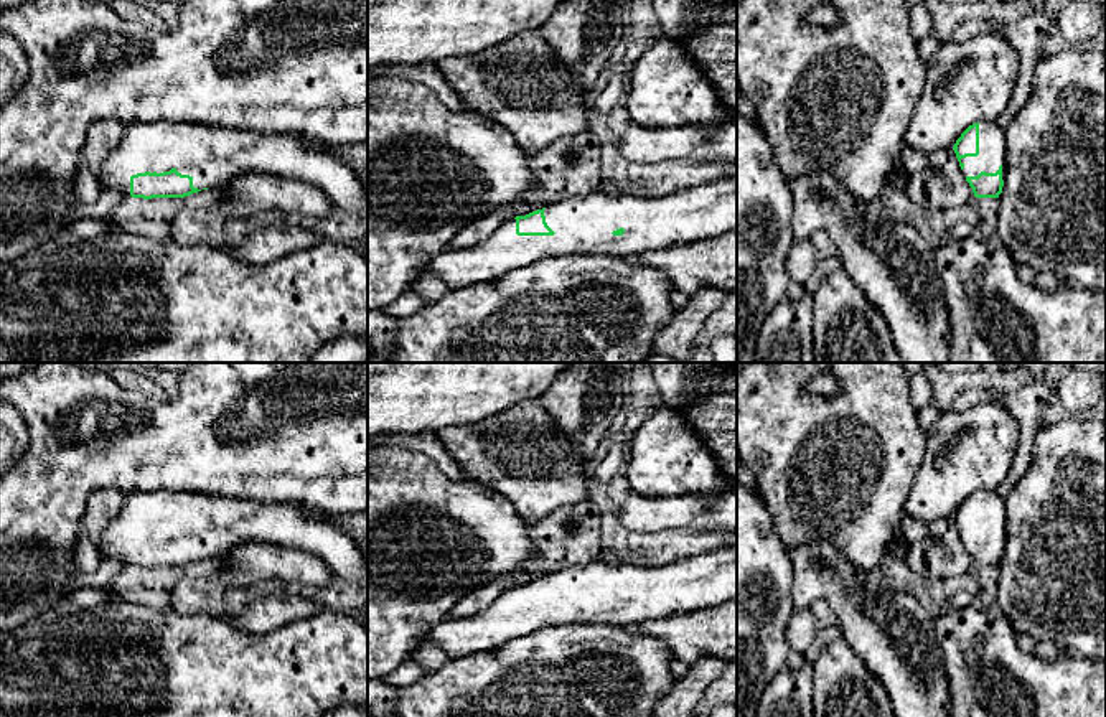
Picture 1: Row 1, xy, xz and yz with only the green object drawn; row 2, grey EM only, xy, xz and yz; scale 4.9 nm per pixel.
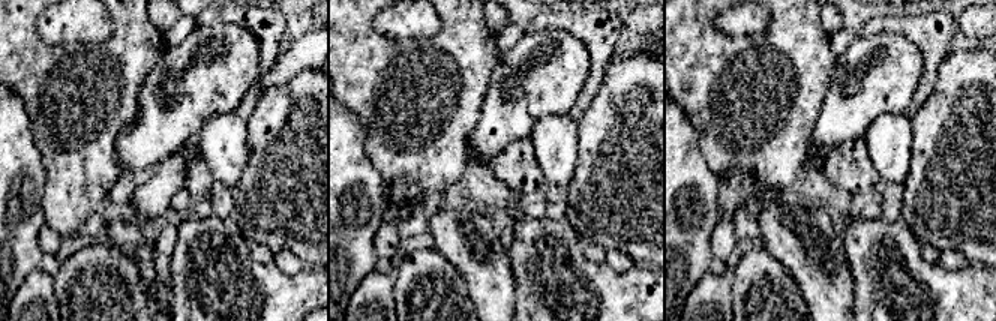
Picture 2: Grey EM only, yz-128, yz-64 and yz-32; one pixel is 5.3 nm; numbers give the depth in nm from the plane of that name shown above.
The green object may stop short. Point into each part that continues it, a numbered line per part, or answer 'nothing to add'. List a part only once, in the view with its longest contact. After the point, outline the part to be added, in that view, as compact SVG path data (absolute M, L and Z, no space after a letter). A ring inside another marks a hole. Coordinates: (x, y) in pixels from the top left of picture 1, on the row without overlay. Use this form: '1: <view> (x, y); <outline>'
1: xy (213, 524); M137 491L124 496L120 513L102 531L97 549L102 559L117 557L130 564L132 544L163 542L171 537L190 544L198 559L223 555L246 542L302 549L321 559L333 574L351 583L358 587L368 583L368 574L358 564L358 546L346 529L333 521L333 514L298 503L269 503L199 491Z

